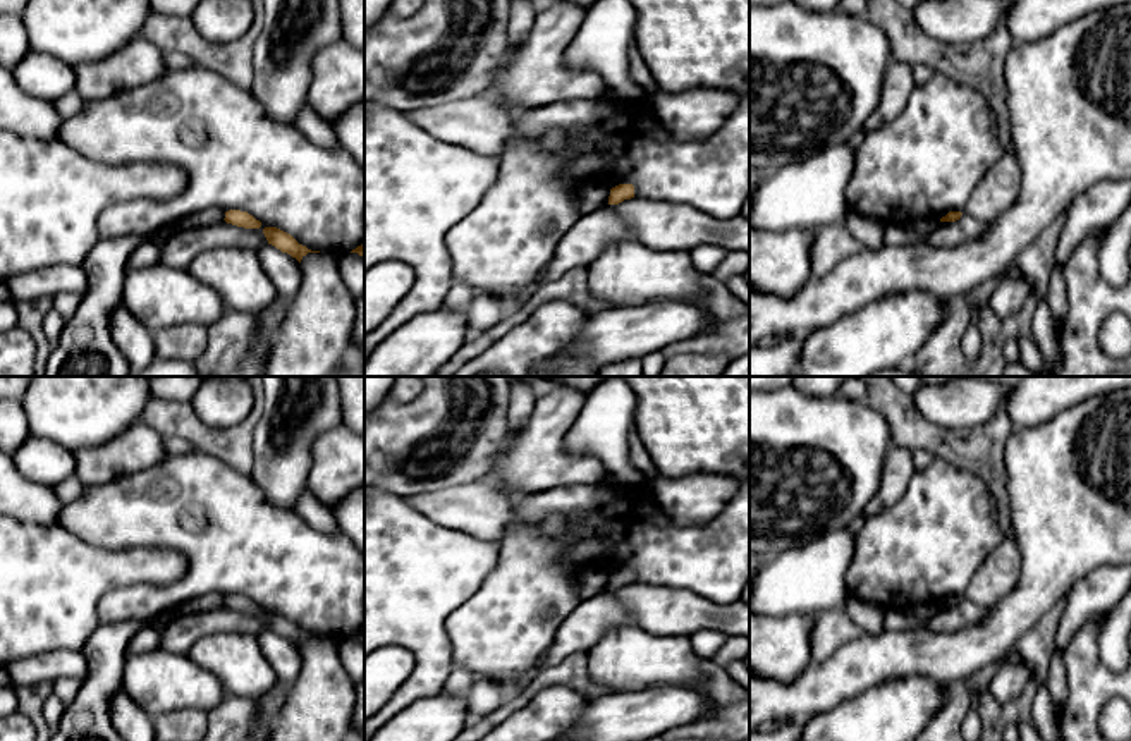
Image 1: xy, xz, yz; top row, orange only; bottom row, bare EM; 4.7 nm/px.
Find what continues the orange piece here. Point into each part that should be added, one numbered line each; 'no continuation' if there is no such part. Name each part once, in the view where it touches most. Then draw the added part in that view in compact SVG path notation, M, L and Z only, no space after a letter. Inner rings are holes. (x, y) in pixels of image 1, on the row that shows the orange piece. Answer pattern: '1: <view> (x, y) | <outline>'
no continuation

